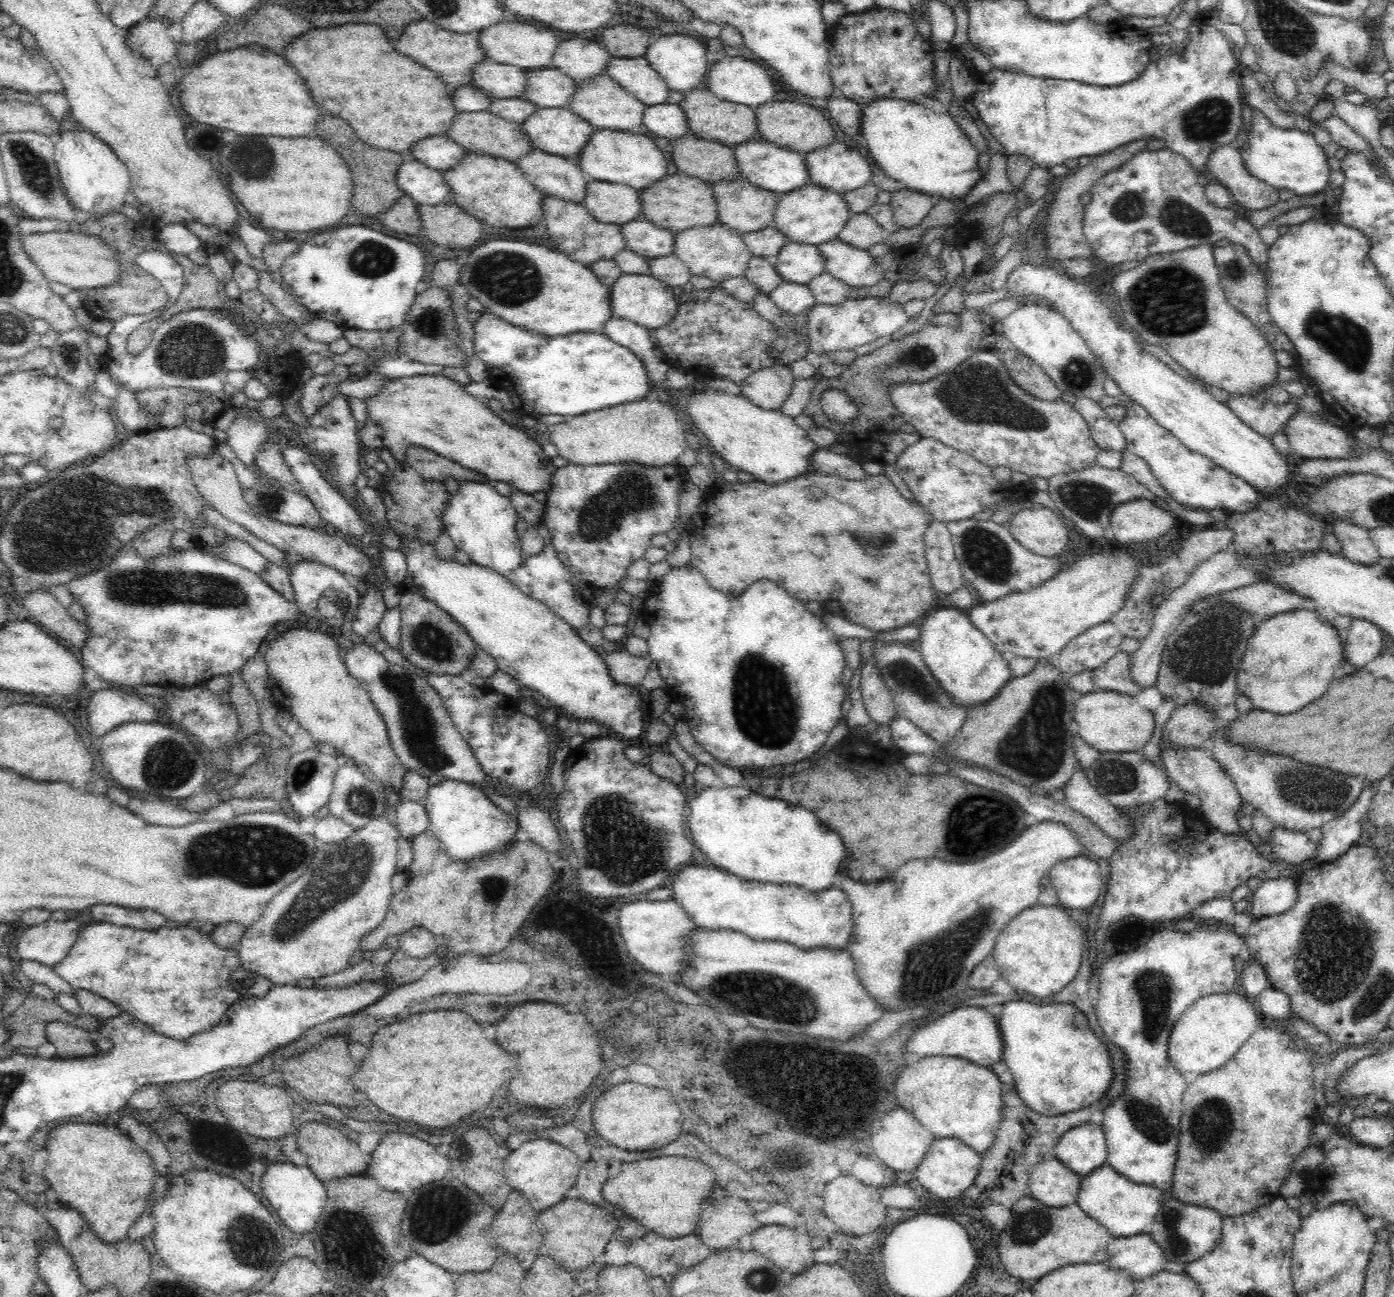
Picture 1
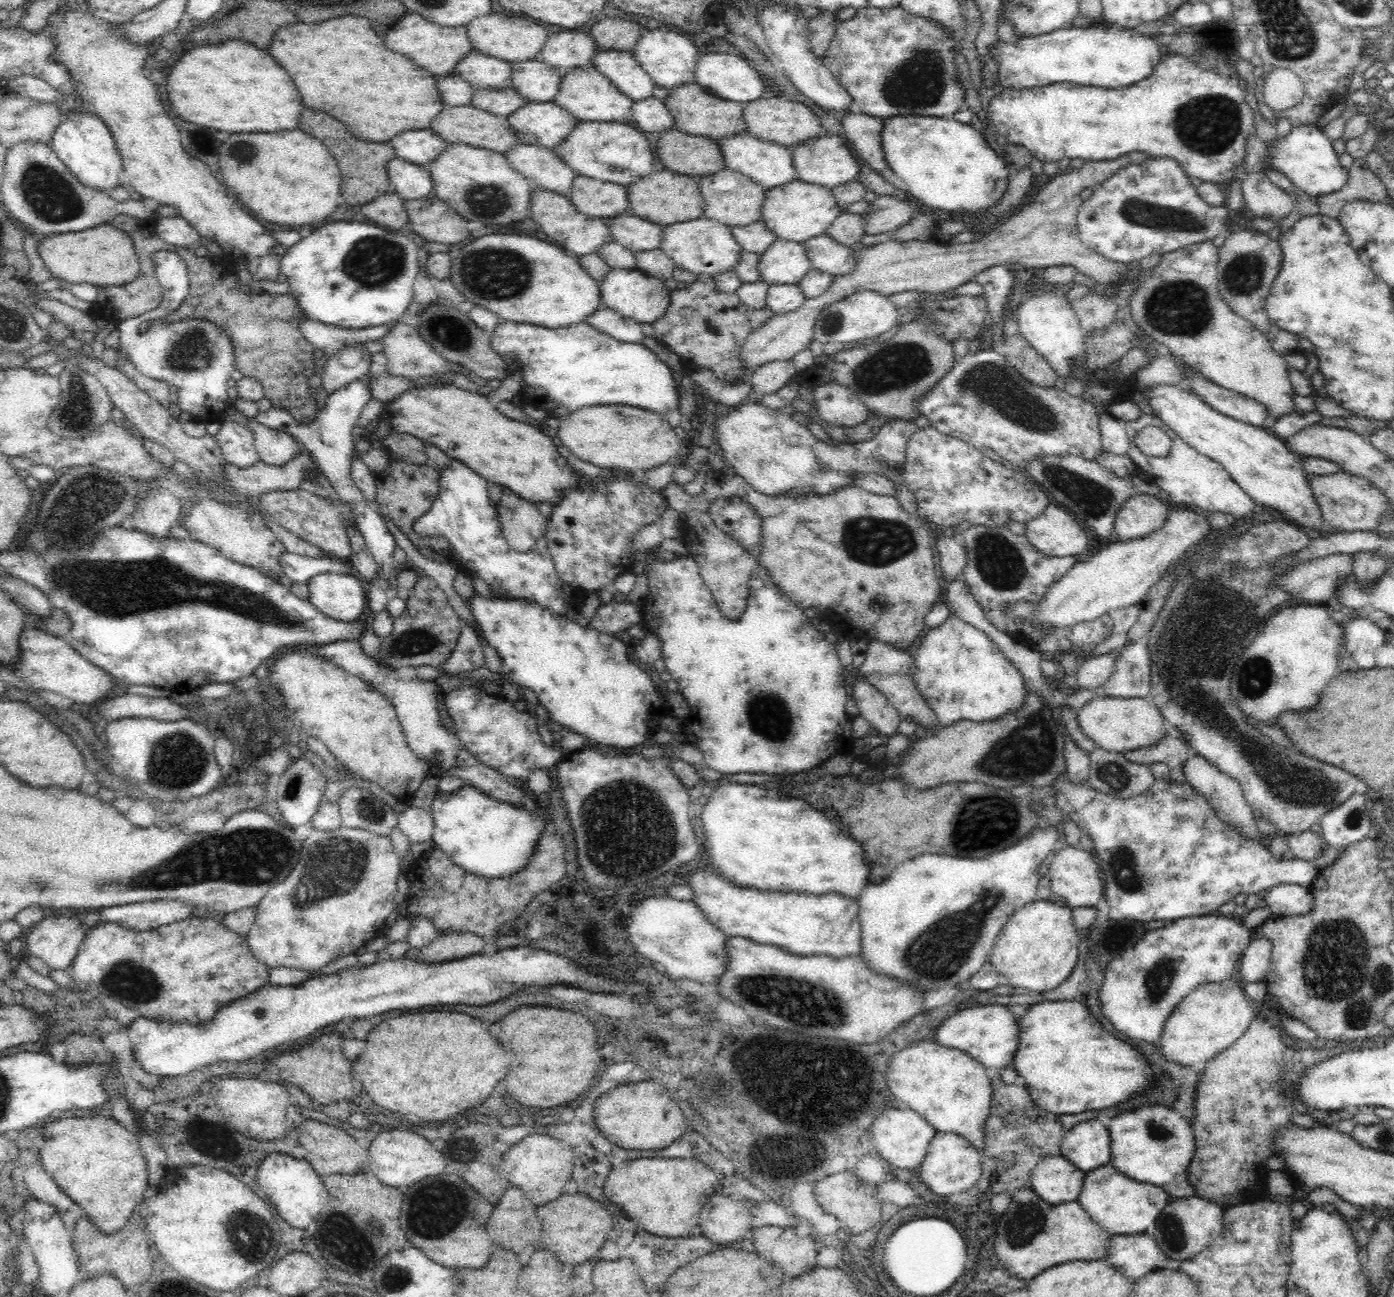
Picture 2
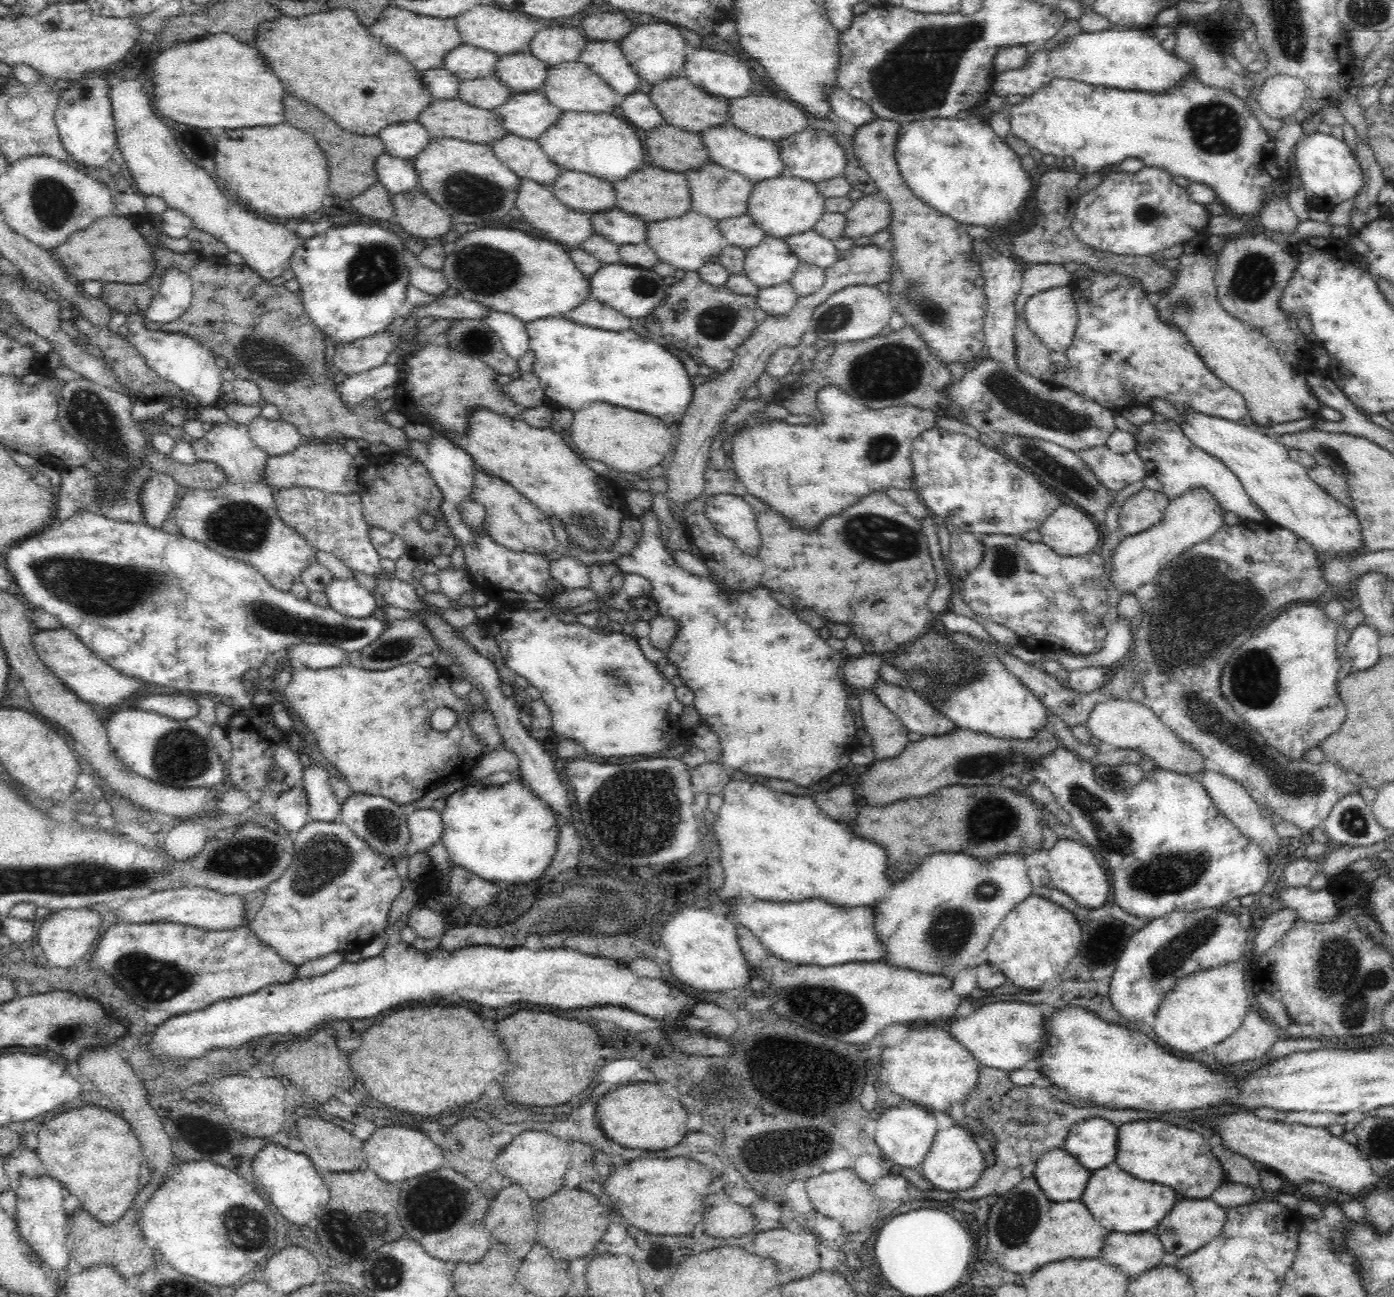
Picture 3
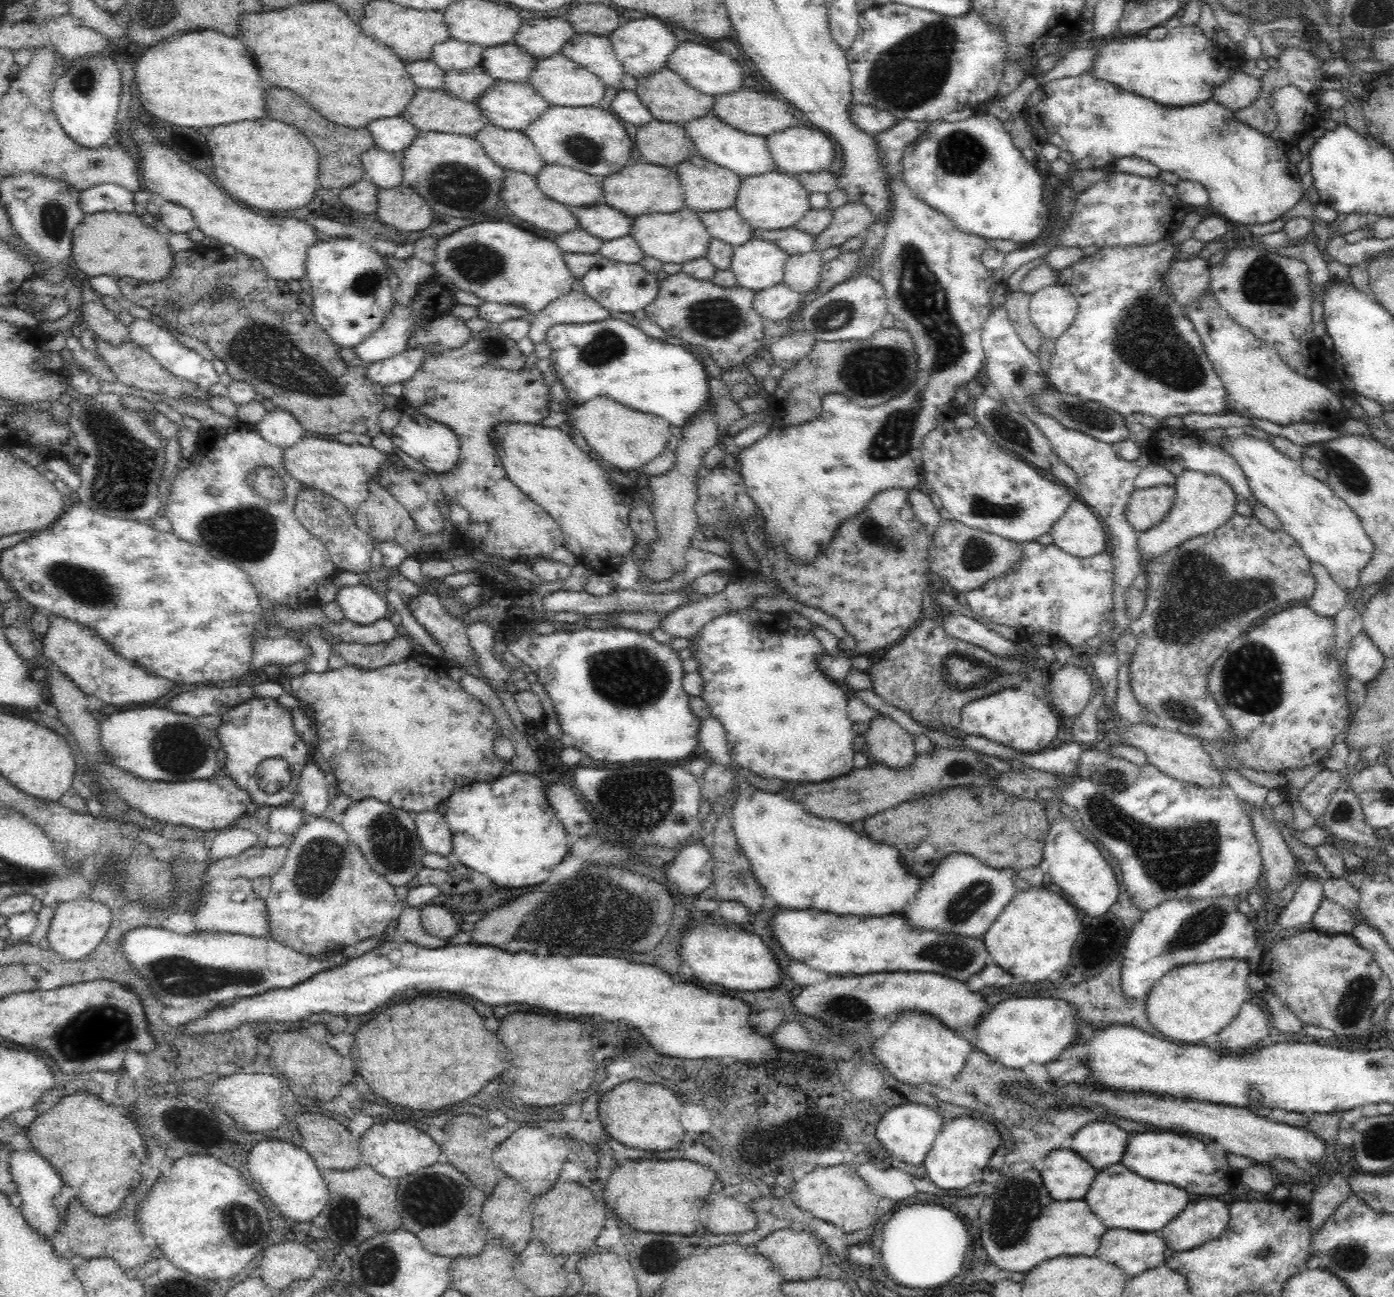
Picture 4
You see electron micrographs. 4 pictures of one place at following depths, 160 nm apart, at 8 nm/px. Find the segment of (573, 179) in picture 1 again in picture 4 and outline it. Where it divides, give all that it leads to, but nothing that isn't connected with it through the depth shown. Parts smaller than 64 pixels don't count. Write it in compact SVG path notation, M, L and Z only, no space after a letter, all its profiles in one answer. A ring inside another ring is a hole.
M490 123L476 133L475 139L482 145L484 152L506 171L524 171L535 177L546 164L538 154L533 142L521 130L506 130Z

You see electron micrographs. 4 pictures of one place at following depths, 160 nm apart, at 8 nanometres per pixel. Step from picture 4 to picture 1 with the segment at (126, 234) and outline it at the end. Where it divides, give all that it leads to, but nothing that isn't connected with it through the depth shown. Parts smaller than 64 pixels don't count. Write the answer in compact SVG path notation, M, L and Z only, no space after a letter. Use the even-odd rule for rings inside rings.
M60 231L60 232L49 232L49 233L34 233L34 234L20 234L20 245L22 245L22 249L24 249L24 252L28 254L28 257L34 261L34 264L42 271L42 275L46 277L46 280L48 282L61 282L62 284L65 284L71 289L84 291L85 289L93 289L100 286L108 286L111 285L118 276L120 276L120 265L118 265L118 259L114 259L115 255L120 254L114 254L114 249L110 249L100 237L97 237L96 235L88 235L84 233L70 233L66 231Z

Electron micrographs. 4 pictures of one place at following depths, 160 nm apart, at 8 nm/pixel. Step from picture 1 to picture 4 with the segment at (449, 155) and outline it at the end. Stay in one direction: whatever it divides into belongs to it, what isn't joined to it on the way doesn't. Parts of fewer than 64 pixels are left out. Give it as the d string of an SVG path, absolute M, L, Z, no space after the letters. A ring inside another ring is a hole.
M403 116L379 118L368 123L375 146L389 153L404 152L414 142L419 130Z

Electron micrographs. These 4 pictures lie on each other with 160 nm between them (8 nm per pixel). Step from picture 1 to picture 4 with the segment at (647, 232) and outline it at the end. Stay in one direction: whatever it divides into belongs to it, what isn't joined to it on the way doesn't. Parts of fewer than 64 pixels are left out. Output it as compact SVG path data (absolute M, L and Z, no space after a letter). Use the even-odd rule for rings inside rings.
M605 202L590 207L575 207L572 211L578 217L582 229L604 241L631 235L633 217Z

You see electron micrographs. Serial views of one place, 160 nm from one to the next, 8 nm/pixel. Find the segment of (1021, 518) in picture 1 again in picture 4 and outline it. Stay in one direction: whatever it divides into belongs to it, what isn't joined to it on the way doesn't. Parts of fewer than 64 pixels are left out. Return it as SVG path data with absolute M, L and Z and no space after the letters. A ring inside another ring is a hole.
M1076 499L1048 530L1053 543L1065 553L1088 558L1104 548L1103 525L1086 503Z

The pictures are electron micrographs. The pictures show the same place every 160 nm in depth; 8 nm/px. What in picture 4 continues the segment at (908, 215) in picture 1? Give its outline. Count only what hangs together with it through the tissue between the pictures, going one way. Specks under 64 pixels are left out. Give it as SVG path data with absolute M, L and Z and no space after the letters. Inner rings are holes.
M849 202L832 210L830 226L815 235L815 250L824 251L830 246L841 246L849 238L869 230L876 223L876 215L863 202Z

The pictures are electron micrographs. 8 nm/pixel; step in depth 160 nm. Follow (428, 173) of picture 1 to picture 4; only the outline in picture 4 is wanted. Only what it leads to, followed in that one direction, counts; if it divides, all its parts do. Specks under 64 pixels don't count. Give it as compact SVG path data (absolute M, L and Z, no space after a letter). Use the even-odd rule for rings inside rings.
M374 146L361 156L364 176L379 189L400 186L403 182L403 158L403 152L389 153Z

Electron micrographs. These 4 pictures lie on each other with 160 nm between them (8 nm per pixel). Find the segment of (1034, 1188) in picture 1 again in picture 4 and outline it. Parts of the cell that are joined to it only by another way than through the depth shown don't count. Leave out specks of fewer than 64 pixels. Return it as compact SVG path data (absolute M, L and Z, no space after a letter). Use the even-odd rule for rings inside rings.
M1072 1149L1050 1150L1038 1167L1048 1194L1059 1201L1084 1199L1098 1174L1098 1169Z

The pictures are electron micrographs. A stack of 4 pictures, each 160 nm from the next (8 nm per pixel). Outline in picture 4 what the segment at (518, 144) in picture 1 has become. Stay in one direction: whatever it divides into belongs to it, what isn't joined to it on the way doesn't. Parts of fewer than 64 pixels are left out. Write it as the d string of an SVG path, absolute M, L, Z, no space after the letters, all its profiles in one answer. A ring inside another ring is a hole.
M419 87L412 97L412 104L406 108L403 117L410 121L419 131L444 131L475 137L490 122L476 103L465 102L452 96L445 90L430 90Z

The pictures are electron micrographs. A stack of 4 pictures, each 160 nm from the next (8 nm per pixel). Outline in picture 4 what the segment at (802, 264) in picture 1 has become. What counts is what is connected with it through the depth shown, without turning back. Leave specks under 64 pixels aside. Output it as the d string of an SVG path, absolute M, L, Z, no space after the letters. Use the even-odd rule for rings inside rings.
M754 236L748 242L733 247L733 251L731 271L736 275L738 286L759 291L783 282L784 265L789 254L786 254L777 244Z

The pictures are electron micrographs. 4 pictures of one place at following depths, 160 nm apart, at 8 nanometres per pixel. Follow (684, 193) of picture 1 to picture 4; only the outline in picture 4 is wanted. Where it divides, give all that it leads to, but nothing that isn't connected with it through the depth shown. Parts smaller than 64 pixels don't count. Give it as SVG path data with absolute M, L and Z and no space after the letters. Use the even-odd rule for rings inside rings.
M643 159L636 164L626 165L620 172L603 177L601 185L603 202L631 217L654 213L670 214L684 206L683 189L675 169L648 163Z

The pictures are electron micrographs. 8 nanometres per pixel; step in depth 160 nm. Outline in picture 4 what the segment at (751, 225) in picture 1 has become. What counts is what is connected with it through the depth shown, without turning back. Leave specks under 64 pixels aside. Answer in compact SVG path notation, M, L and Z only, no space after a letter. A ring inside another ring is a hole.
M698 154L681 162L674 169L683 189L683 202L688 208L709 213L735 207L742 178L732 170L720 167Z

